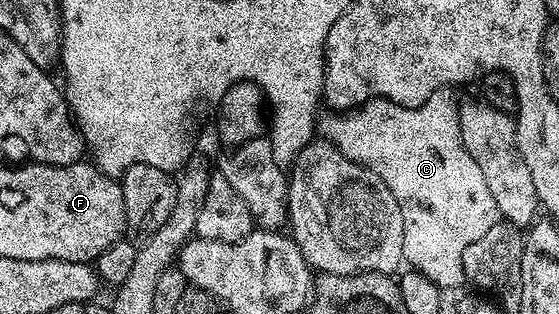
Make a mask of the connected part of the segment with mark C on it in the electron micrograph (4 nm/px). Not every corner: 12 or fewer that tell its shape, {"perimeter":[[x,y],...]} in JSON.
{"perimeter":[[446,95],[371,99],[325,138],[392,189],[443,289],[500,219]]}

